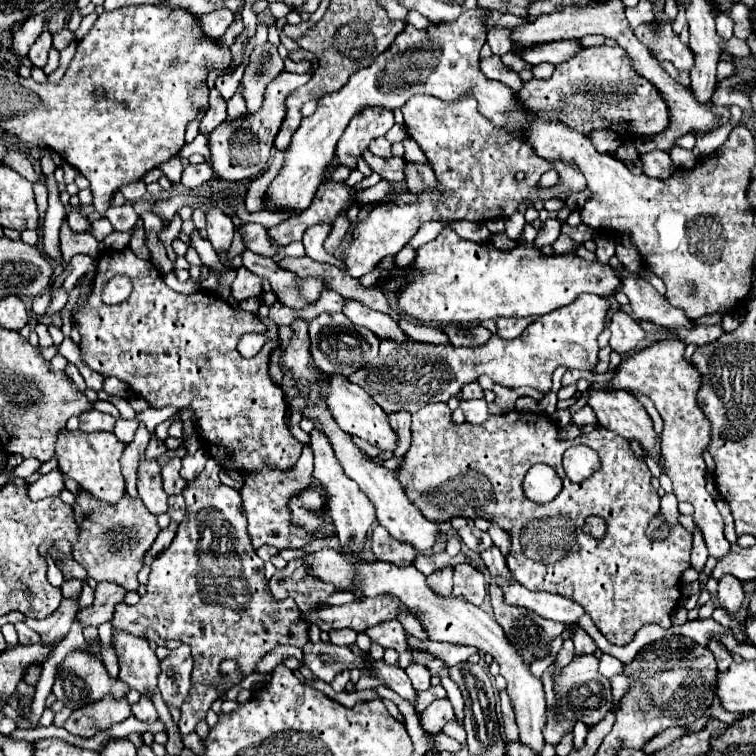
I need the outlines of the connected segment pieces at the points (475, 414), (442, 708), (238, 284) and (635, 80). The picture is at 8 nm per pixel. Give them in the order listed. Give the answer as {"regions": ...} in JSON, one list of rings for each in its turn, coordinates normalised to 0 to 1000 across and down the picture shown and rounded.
{"regions":[[[[607,529],[607,540],[612,542],[615,558],[620,561],[639,561],[647,553],[642,529]]],[[[575,926],[554,944],[557,963],[565,971],[581,971],[594,950],[599,950],[599,934],[594,926]]],[[[316,354],[313,365],[311,365],[308,376],[306,376],[308,394],[320,398],[343,392],[345,386],[348,386],[348,370],[343,365],[335,365],[335,360],[331,360],[327,354]]],[[[816,61],[771,63],[763,74],[737,85],[729,103],[702,103],[700,108],[692,108],[692,116],[681,124],[687,143],[694,148],[716,153],[716,159],[745,161],[771,180],[800,169],[819,180],[853,183],[874,177],[885,167],[885,143],[880,143],[880,132],[869,127],[869,116],[864,116],[858,106],[843,101],[843,95],[832,90],[827,69]]]]}

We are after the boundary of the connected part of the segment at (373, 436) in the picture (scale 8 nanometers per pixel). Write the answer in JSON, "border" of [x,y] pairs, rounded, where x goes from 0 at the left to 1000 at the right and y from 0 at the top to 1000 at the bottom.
{"border":[[[440,495],[440,497],[435,497],[433,537],[435,537],[438,550],[440,550],[443,558],[448,561],[448,566],[456,569],[459,574],[475,577],[475,579],[485,582],[488,587],[499,590],[504,598],[522,595],[522,593],[525,593],[525,577],[522,577],[520,566],[515,563],[515,556],[512,556],[512,548],[507,545],[507,540],[504,540],[501,534],[496,534],[478,511],[462,505],[454,495]]]}

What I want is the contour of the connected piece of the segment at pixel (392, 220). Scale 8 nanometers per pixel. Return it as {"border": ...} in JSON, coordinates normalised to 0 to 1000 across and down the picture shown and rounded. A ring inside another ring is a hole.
{"border":[[[623,122],[610,127],[602,135],[589,135],[589,132],[578,132],[575,127],[552,124],[541,135],[536,135],[536,140],[530,146],[533,146],[533,153],[536,153],[536,167],[538,167],[541,180],[557,193],[565,212],[570,212],[570,217],[573,217],[573,228],[578,233],[578,254],[565,254],[562,251],[557,257],[546,257],[541,251],[522,251],[512,267],[493,270],[488,286],[472,291],[472,299],[467,302],[467,310],[464,310],[462,331],[451,341],[459,360],[467,368],[478,368],[480,362],[491,360],[507,339],[525,336],[528,331],[533,331],[533,325],[541,323],[541,317],[549,312],[549,307],[554,304],[554,299],[560,294],[567,294],[567,291],[644,294],[644,291],[655,291],[655,288],[671,288],[671,286],[684,280],[684,272],[689,267],[702,270],[705,265],[726,265],[726,262],[747,265],[755,254],[774,251],[774,246],[776,246],[774,233],[766,228],[766,222],[761,217],[721,214],[718,209],[713,209],[708,204],[708,198],[700,190],[692,188],[692,183],[684,175],[679,177],[676,172],[652,167],[631,146],[631,132]],[[726,222],[734,222],[739,228],[739,241],[729,249],[713,249],[713,235]],[[687,225],[692,225],[697,230],[697,235],[692,241],[681,238],[681,228],[687,228]]]}

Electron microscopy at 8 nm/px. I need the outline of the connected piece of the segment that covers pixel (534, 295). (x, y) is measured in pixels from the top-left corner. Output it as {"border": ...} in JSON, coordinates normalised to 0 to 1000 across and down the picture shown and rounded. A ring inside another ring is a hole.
{"border":[[[587,300],[575,317],[566,320],[554,328],[552,341],[546,347],[546,365],[541,365],[541,373],[533,386],[528,389],[528,407],[560,426],[628,426],[628,423],[644,423],[644,421],[663,421],[663,418],[718,418],[724,413],[731,413],[742,405],[755,402],[766,389],[790,389],[790,392],[811,392],[819,378],[821,368],[819,362],[806,352],[795,347],[776,347],[758,333],[750,336],[729,336],[721,339],[708,325],[681,325],[676,331],[660,331],[652,325],[652,320],[623,320],[612,317],[602,310],[602,304]]]}

